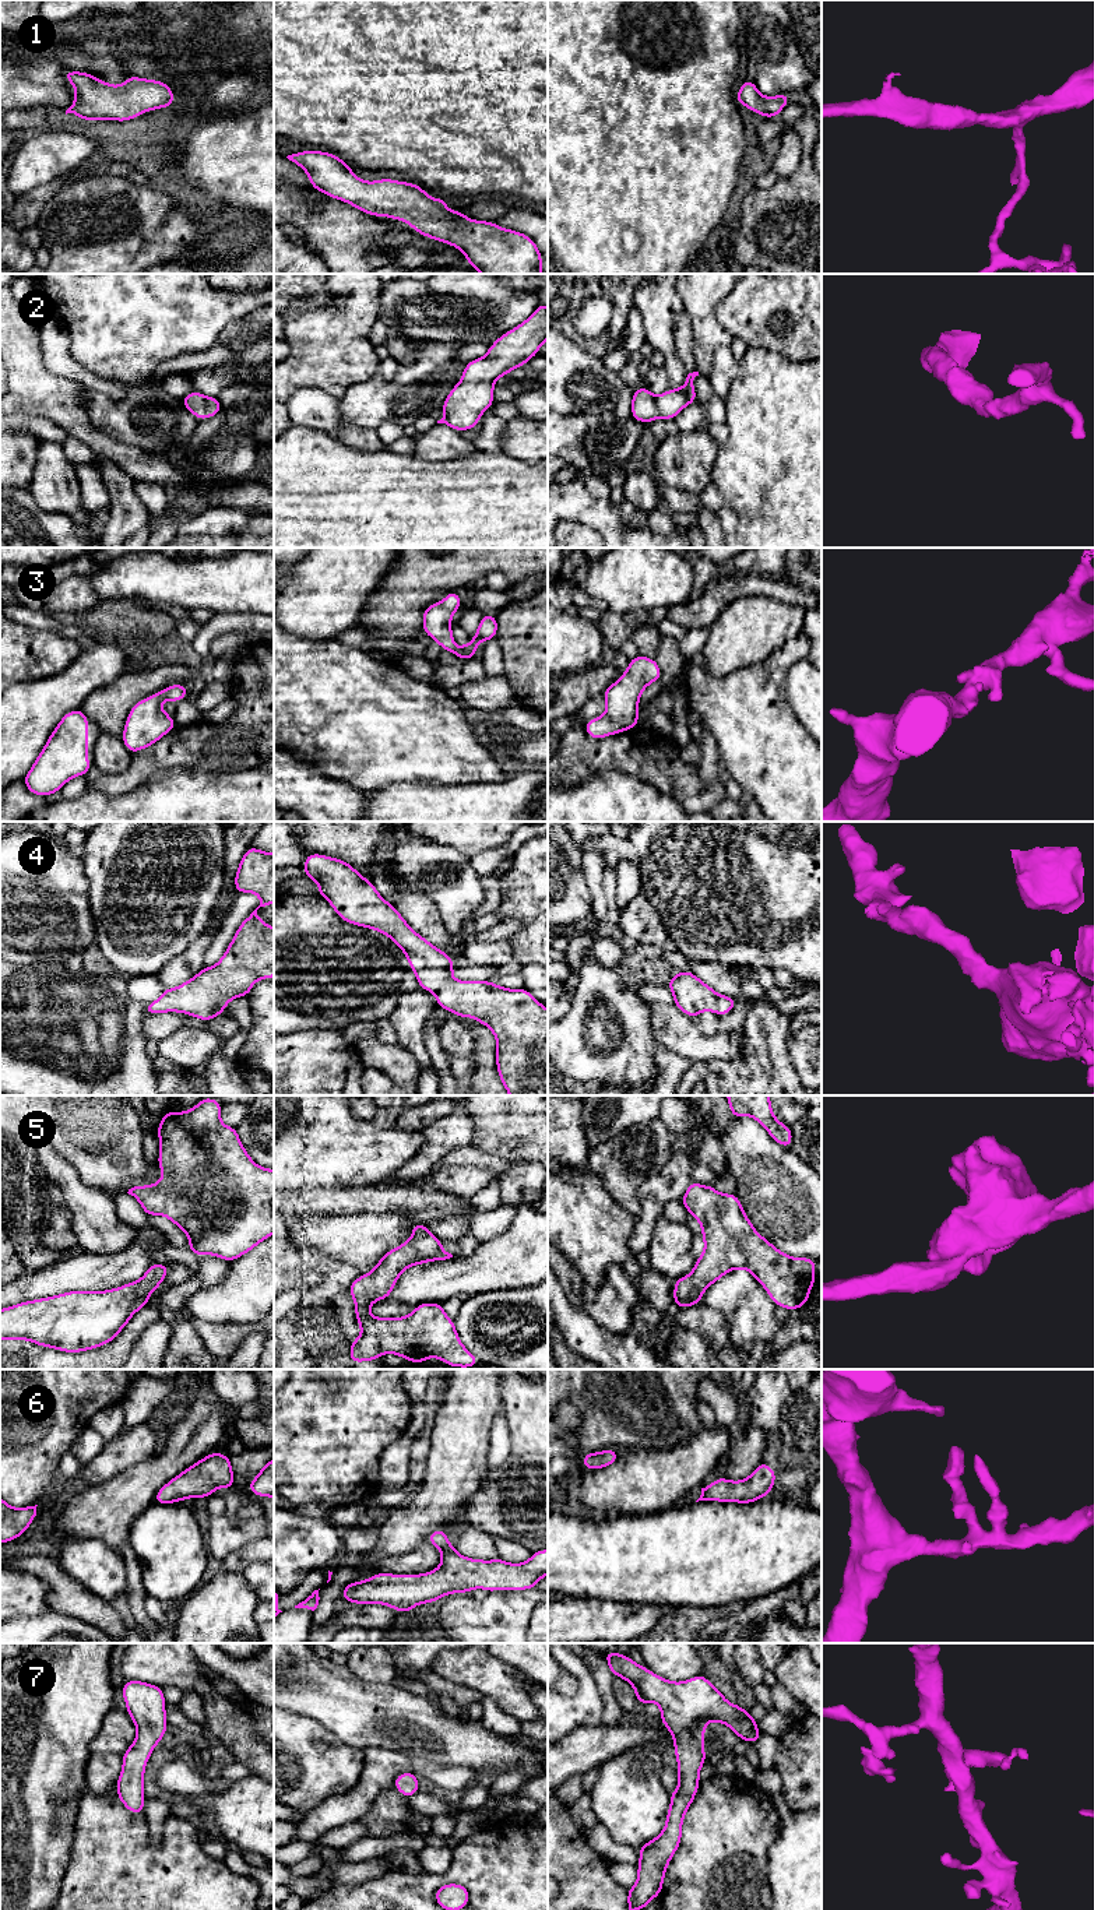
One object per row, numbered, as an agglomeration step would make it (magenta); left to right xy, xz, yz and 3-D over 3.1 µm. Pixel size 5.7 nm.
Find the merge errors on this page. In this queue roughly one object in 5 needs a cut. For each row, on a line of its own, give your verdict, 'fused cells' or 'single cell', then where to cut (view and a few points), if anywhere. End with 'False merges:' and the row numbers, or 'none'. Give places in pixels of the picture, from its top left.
1: single cell; cut none
2: single cell; cut none
3: single cell; cut none
4: single cell; cut none
5: single cell; cut none
6: single cell; cut none
7: single cell; cut none
False merges: none

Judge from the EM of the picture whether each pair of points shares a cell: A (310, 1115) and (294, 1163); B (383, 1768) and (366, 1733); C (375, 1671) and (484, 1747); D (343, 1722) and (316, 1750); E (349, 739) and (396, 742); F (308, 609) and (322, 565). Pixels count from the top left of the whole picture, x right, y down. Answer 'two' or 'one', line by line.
A: one
B: two
C: two
D: two
E: one
F: one

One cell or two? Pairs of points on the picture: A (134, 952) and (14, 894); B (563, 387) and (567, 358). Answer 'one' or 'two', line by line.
A: two
B: one

